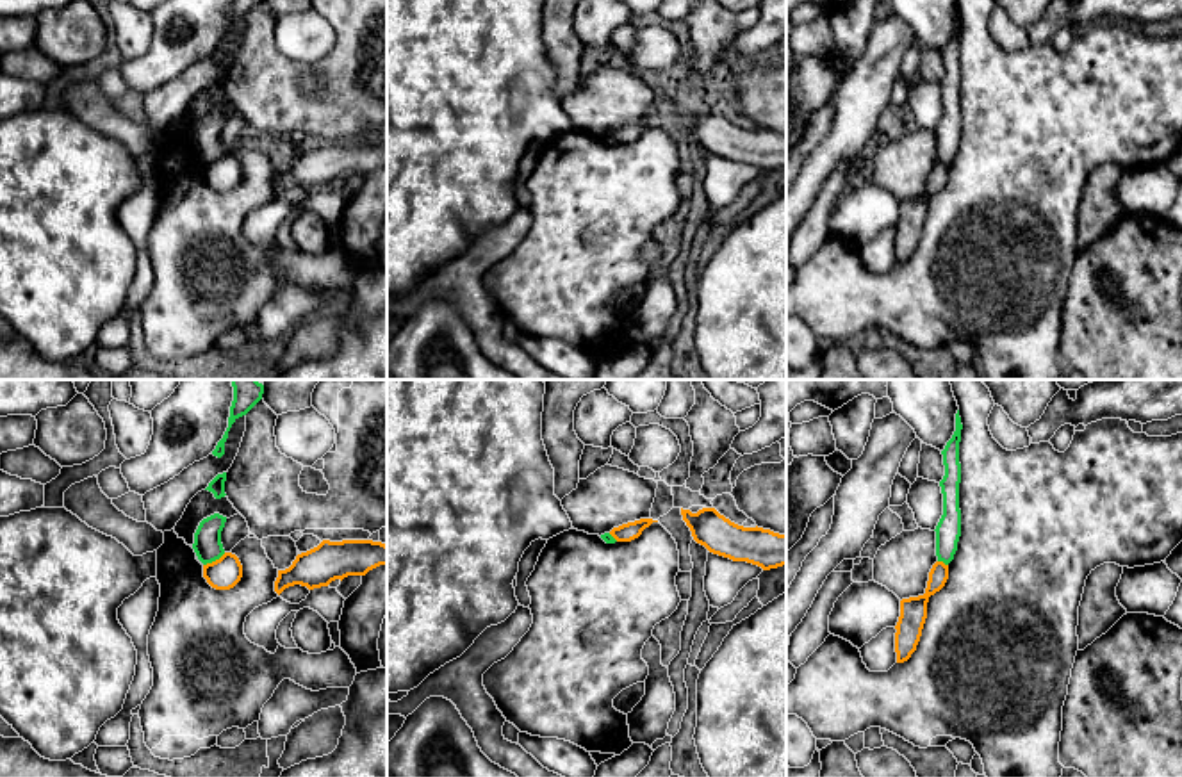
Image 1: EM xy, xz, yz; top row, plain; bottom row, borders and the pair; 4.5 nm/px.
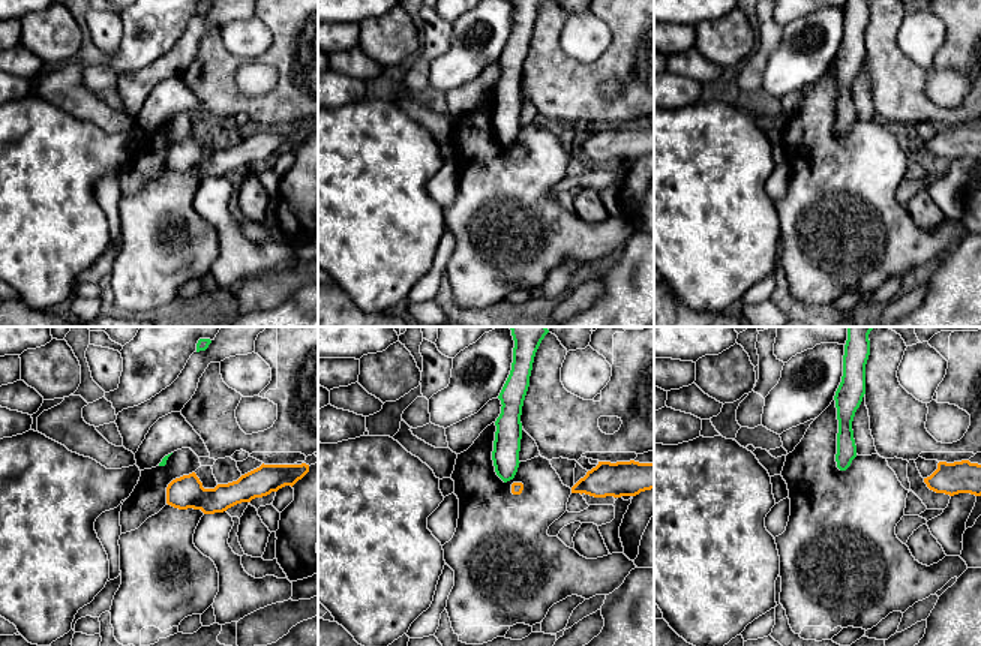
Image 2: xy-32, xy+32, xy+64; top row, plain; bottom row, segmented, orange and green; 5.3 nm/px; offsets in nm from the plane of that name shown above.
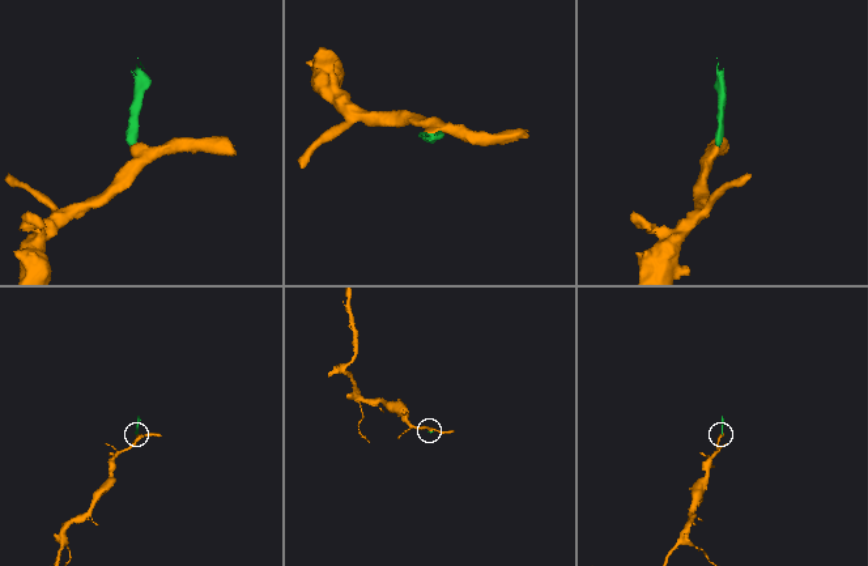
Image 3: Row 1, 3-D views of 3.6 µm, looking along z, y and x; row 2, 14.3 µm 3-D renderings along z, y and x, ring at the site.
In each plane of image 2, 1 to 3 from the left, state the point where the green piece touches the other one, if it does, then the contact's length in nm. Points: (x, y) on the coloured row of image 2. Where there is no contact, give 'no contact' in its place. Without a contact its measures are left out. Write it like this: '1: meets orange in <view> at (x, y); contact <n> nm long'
1: no contact
2: no contact
3: no contact

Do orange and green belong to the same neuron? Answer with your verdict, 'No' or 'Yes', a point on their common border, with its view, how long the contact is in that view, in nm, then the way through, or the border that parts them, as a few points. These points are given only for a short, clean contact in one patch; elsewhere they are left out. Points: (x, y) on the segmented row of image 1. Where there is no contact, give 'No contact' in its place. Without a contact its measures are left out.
No. Touches orange at xy (216, 560). Shared border 120 nm. Boundary: xy (225, 553), (204, 565)

